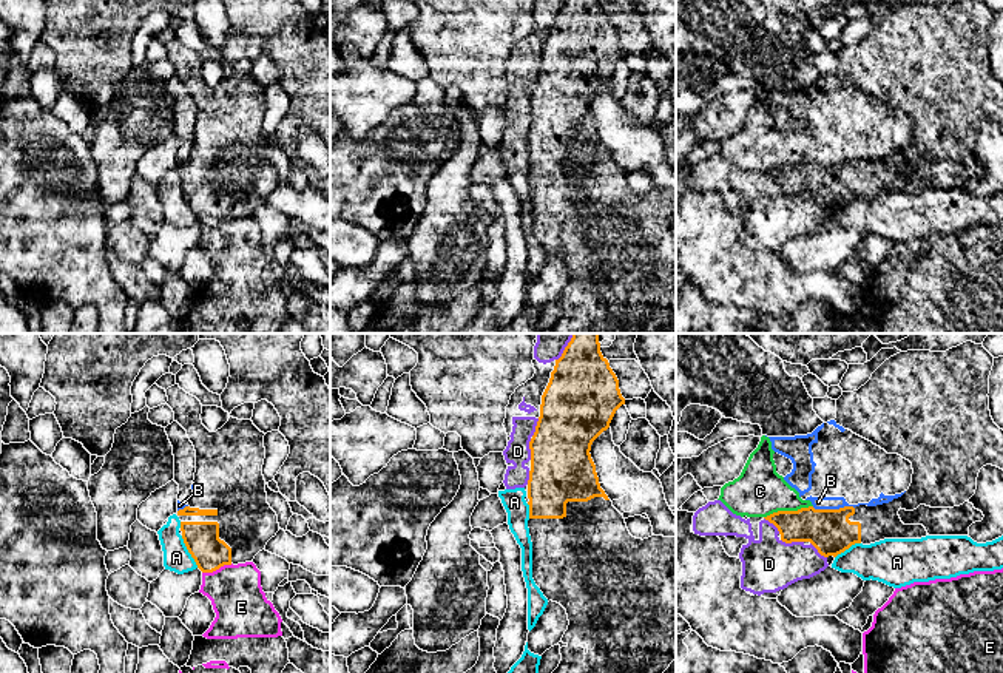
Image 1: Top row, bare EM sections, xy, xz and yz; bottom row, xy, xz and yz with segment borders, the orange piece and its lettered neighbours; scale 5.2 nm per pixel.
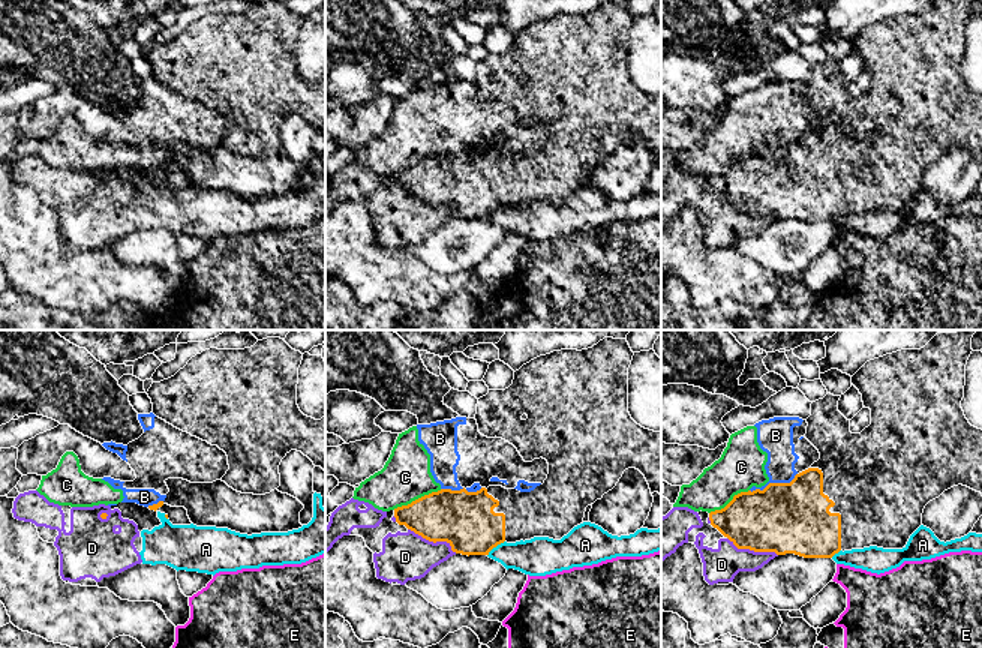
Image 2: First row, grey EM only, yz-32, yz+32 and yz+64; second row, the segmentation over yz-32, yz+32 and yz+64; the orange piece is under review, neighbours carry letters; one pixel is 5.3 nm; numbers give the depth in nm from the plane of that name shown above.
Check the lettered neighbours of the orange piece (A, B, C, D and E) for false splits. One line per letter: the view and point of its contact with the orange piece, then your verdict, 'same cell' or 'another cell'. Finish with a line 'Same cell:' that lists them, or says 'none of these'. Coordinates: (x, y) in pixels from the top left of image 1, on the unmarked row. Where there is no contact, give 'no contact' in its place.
A: xy (189, 206) | another cell
B: yz (834, 164) | another cell
C: yz (787, 165) | another cell
D: yz (792, 195) | another cell
E: xy (216, 223) | another cell
Same cell: none of these

